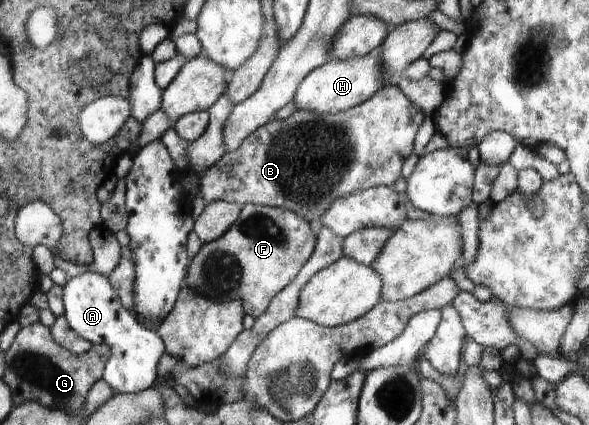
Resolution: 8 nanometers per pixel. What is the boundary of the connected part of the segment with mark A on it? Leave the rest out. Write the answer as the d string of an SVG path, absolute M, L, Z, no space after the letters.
M83 272L69 278L63 285L63 317L71 329L91 344L106 344L113 351L110 364L105 368L102 380L115 394L146 392L158 382L158 365L166 354L166 343L154 330L141 325L139 320L122 305L109 277L96 272Z

